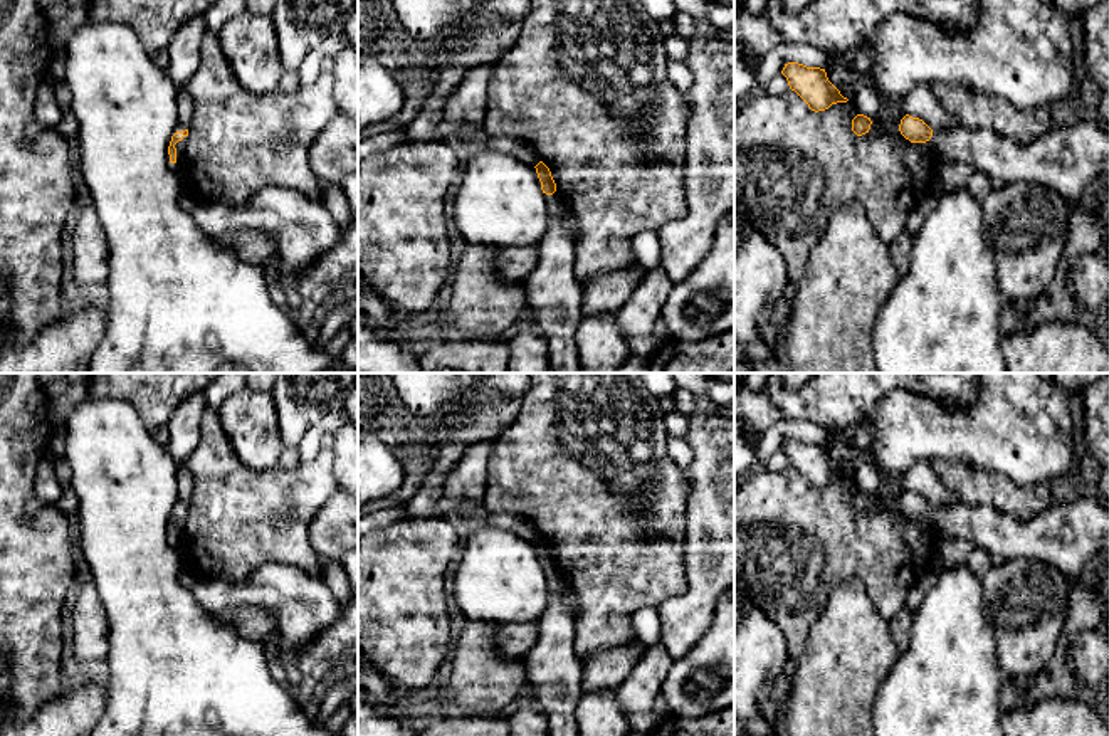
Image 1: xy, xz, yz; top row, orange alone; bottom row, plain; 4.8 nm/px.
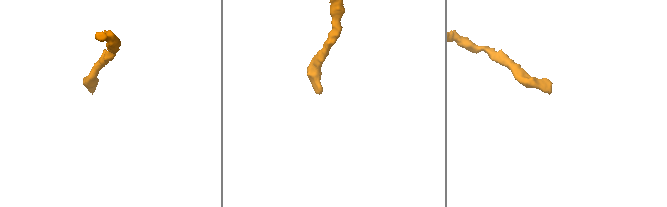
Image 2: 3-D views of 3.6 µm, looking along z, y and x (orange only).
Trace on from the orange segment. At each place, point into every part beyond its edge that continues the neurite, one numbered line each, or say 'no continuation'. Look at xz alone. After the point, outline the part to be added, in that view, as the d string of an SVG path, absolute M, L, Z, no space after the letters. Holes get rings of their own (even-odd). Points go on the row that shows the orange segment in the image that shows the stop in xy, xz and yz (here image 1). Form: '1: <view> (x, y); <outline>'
1: xz (555, 296); M558 187L553 195L544 193L544 200L549 217L548 230L538 245L539 260L524 281L528 291L528 316L538 324L538 331L548 343L549 373L583 373L575 341L575 333L585 318L581 308L583 287L575 272L575 239L566 225L566 205Z

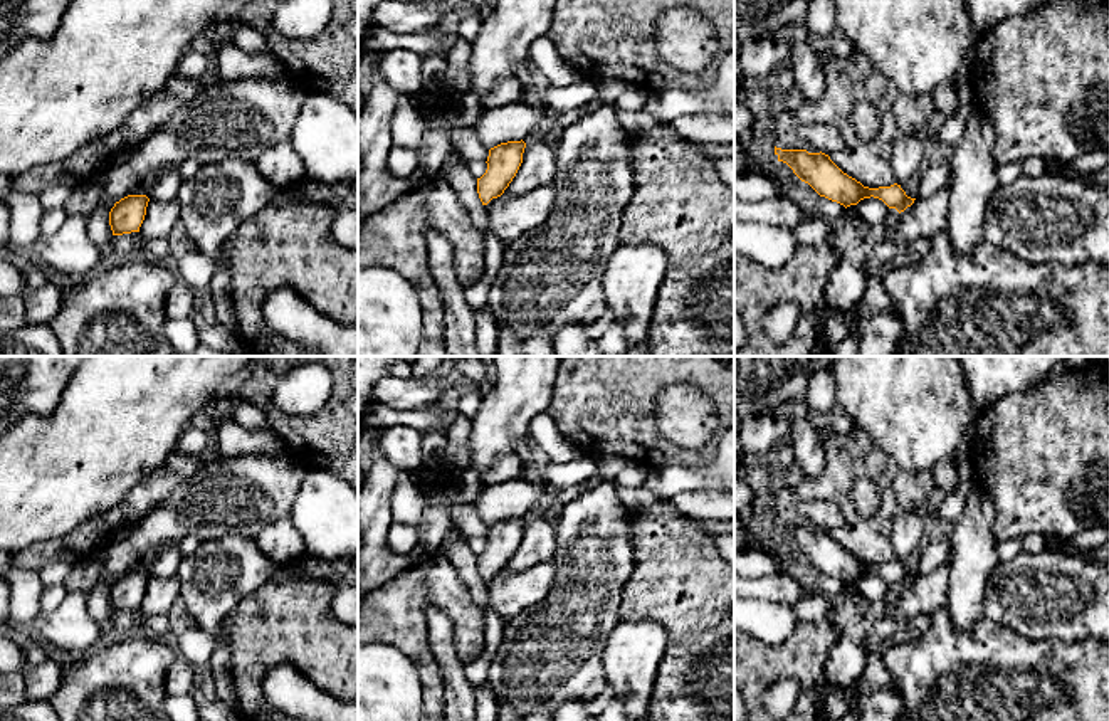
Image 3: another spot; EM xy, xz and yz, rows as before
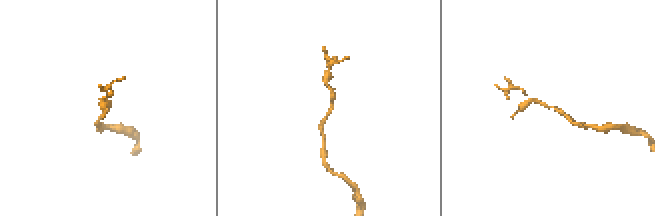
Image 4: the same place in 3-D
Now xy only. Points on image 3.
no continuation

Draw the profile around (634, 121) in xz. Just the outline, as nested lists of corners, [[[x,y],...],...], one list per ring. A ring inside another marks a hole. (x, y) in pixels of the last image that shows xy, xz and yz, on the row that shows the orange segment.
[[[645,108],[639,111],[617,109],[618,123],[632,134],[654,129],[660,119]]]

